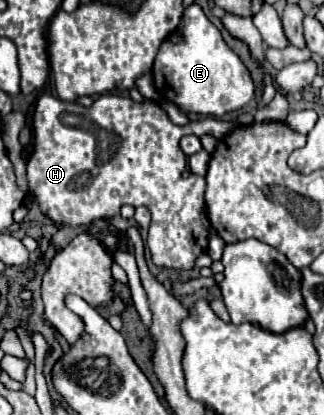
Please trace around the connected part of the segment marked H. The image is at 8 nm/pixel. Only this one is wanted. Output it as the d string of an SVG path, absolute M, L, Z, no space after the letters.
M105 94L105 96L99 96L91 108L85 108L77 102L63 102L55 96L41 96L35 104L35 112L33 112L33 122L31 122L31 128L33 128L33 154L27 162L27 184L29 188L33 190L35 194L35 200L39 202L39 208L41 212L53 220L55 224L67 224L67 226L89 226L91 222L95 220L103 220L103 218L113 218L119 208L123 204L131 204L131 206L147 206L151 210L151 226L148 228L148 237L146 245L151 250L151 258L157 266L163 266L163 268L169 268L169 270L191 270L193 268L193 262L199 254L203 254L207 250L207 244L209 244L209 238L211 234L207 232L207 222L203 218L203 192L206 190L205 177L198 176L196 174L190 174L187 178L182 178L183 170L187 166L187 156L183 154L183 150L179 148L179 140L181 136L185 134L212 134L215 138L221 139L225 134L229 134L233 130L233 122L227 122L227 120L217 120L217 118L205 118L202 121L190 121L185 126L177 126L169 120L167 112L155 104L153 100L143 100L141 104L133 102L129 96L119 96L119 94Z

